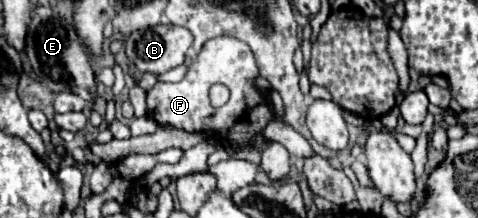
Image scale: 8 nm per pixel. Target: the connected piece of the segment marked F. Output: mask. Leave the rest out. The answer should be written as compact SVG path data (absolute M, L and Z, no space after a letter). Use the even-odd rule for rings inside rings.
M226 36L212 38L204 44L198 58L190 64L190 70L184 76L184 80L176 84L156 82L154 88L148 90L148 114L154 116L158 124L168 124L174 128L182 128L186 132L230 128L230 132L212 132L212 134L224 136L226 144L254 142L258 148L262 148L264 144L262 130L272 118L276 118L276 114L270 108L266 94L262 94L252 84L256 76L258 76L258 68L248 44L236 38L226 38ZM216 66L230 66L230 72L220 70ZM216 82L226 84L230 88L230 100L220 108L214 108L208 98L208 88Z

